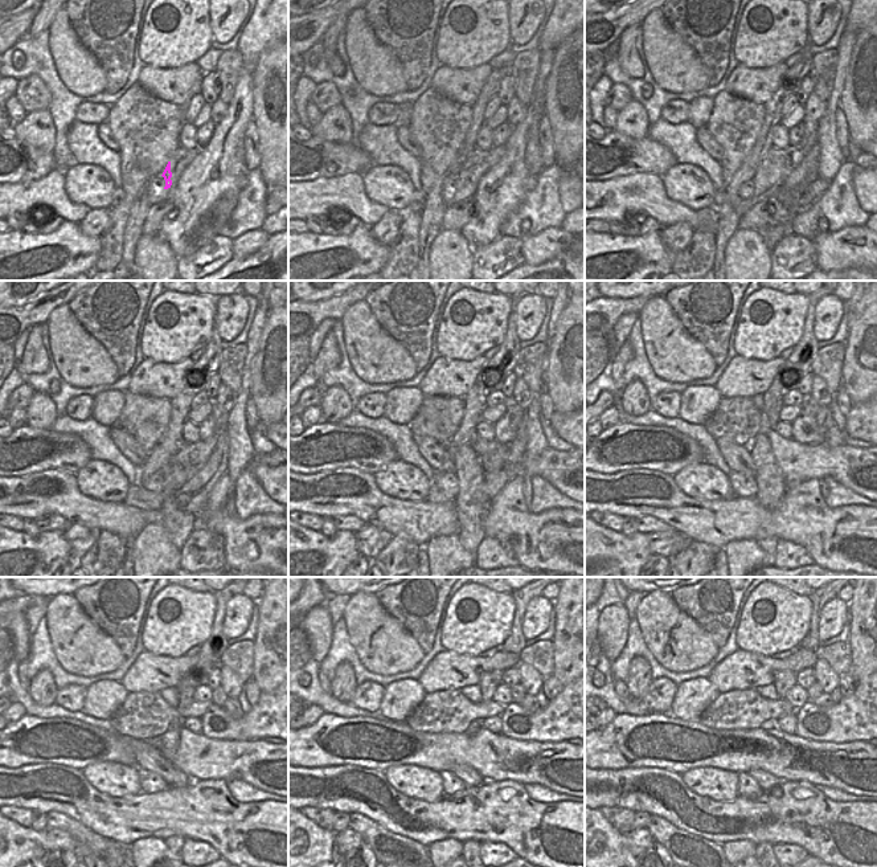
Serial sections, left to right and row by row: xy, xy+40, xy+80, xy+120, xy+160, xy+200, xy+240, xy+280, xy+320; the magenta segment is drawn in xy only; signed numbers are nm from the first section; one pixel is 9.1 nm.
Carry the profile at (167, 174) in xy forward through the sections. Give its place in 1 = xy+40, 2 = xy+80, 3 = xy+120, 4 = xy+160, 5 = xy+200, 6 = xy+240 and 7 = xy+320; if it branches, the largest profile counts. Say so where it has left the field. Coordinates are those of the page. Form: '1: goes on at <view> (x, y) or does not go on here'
1: goes on at xy+40 (462, 175)
2: goes on at xy+80 (758, 180)
3: goes on at xy+120 (179, 522)
4: goes on at xy+160 (470, 504)
5: goes on at xy+200 (769, 499)
6: goes on at xy+240 (175, 843)
7: goes on at xy+320 (762, 846)

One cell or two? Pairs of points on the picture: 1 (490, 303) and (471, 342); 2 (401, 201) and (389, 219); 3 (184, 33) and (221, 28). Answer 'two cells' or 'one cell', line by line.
1: one cell
2: two cells
3: two cells

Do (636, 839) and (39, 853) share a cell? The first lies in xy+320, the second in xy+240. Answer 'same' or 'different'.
different

